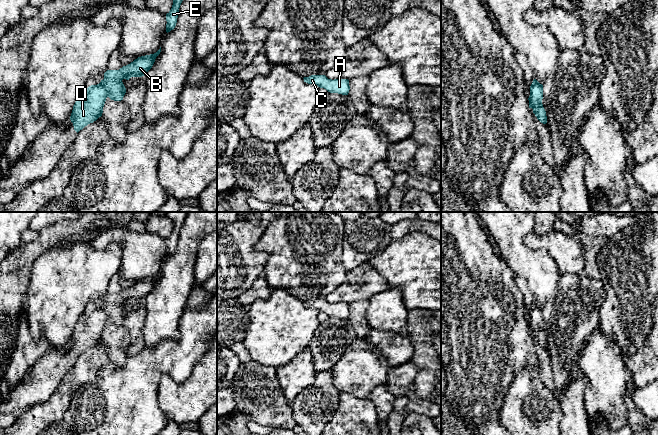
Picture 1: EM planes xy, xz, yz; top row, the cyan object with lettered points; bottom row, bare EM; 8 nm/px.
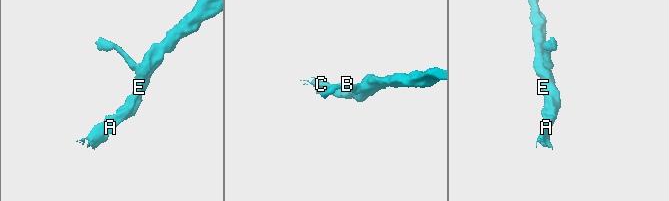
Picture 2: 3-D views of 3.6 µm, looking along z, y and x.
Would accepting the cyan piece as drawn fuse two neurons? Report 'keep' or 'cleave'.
keep

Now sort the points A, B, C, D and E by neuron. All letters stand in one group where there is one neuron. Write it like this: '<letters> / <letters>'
A B C D E

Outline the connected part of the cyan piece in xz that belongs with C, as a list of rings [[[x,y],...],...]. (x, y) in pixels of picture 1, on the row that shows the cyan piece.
[[[311,75],[304,77],[304,82],[317,85],[320,88],[326,89],[330,93],[338,93],[348,95],[350,86],[348,79],[328,79],[325,75]]]

